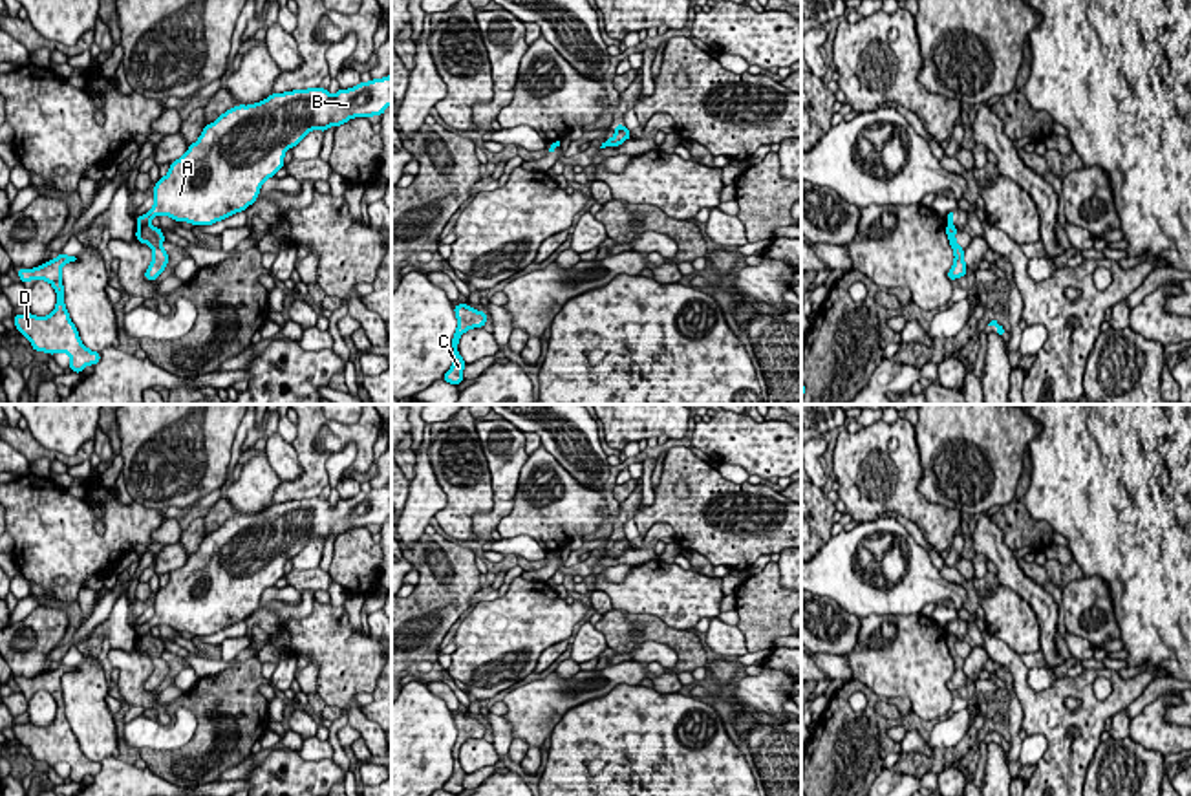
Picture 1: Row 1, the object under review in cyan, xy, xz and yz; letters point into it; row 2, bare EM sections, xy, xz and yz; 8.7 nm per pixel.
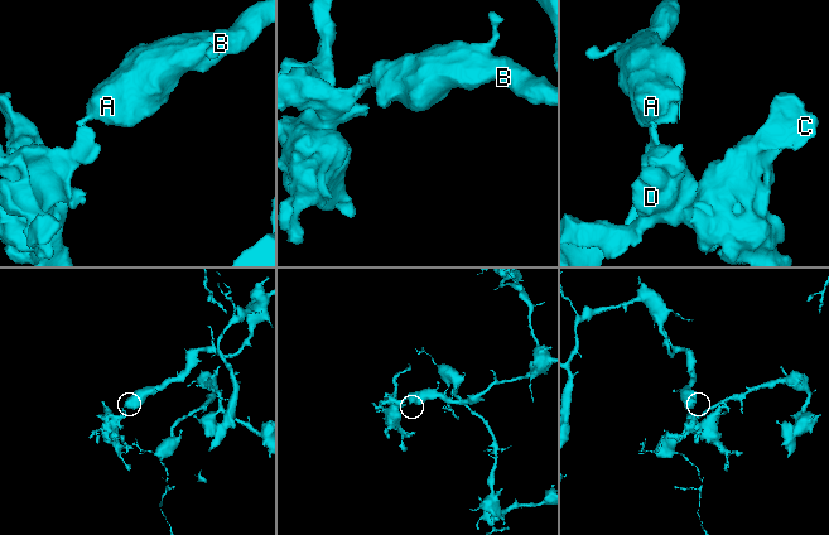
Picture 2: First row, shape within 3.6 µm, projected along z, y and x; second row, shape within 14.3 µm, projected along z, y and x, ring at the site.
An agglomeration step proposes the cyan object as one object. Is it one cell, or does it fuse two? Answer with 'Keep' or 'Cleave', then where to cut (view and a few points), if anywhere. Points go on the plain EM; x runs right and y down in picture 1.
Cleave. Split along xy (149, 632), (141, 635)

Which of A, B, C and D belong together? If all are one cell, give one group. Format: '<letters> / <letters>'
A B / C D

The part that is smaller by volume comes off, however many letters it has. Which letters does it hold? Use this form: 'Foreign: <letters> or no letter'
Foreign: C, D

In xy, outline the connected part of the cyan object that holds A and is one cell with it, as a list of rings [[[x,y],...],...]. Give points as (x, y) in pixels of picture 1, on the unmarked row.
[[[392,485],[359,492],[349,500],[338,500],[331,505],[324,498],[293,500],[273,503],[256,514],[238,514],[207,534],[196,553],[185,565],[170,573],[170,580],[154,597],[154,617],[135,628],[135,633],[146,635],[154,626],[170,626],[172,629],[192,635],[212,635],[236,622],[245,620],[258,609],[265,589],[276,586],[285,575],[284,565],[296,556],[311,540],[322,543],[329,536],[340,536],[353,527],[382,525],[392,514]]]

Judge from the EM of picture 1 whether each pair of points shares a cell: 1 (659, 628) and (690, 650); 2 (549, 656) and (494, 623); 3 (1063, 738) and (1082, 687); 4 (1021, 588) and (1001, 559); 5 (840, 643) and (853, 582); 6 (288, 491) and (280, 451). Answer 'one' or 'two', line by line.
1: one
2: two
3: one
4: one
5: two
6: two

